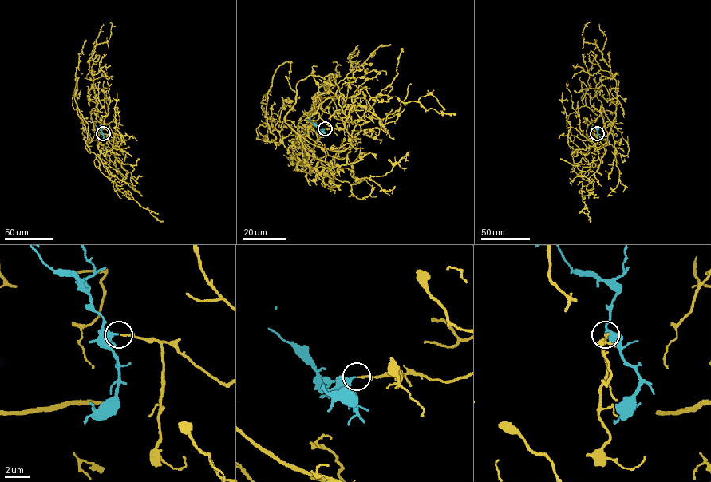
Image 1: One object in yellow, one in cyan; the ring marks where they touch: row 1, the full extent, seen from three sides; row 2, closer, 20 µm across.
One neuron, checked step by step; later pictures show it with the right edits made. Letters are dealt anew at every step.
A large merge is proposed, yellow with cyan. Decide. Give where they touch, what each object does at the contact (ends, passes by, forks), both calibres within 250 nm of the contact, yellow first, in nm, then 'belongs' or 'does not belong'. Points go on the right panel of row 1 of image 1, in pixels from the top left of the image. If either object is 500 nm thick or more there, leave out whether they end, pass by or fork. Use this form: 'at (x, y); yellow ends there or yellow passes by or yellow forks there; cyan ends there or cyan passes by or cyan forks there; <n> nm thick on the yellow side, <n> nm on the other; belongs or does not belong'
at (597, 133); yellow ends there; cyan ends there; 150 nm thick on the yellow side, 320 nm on the other; belongs

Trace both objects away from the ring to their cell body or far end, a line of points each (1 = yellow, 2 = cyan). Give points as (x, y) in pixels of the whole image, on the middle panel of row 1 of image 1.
1: (325, 129), (350, 144), (316, 146), (286, 121), (309, 75), (333, 75), (345, 120), (362, 88), (455, 115)
2: (325, 129), (319, 131), (310, 120), (310, 116)

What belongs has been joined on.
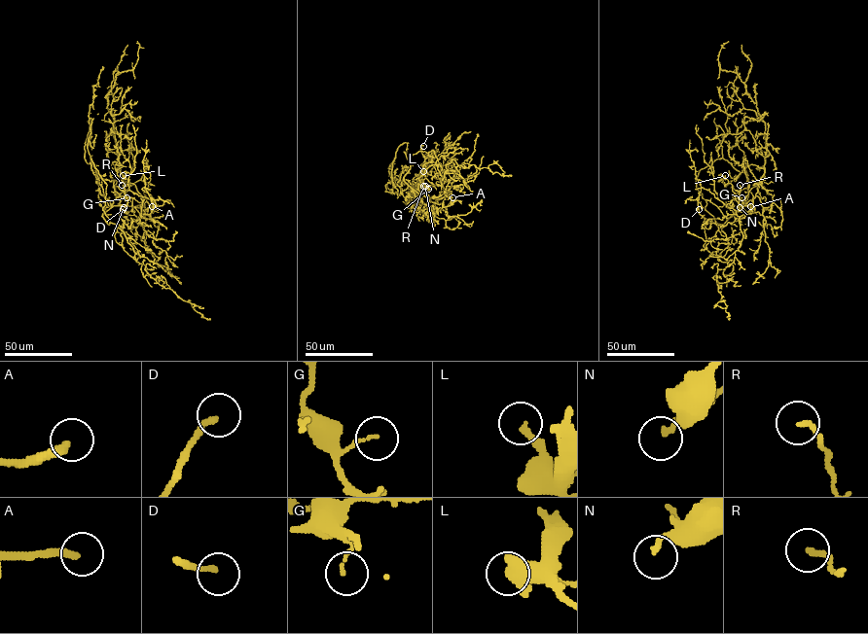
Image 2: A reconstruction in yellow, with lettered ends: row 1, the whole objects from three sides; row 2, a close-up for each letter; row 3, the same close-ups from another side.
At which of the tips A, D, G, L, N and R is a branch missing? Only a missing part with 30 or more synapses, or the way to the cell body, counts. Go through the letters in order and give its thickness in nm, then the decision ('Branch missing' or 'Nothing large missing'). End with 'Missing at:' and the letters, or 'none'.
A: Thickness 260 nm. Branch missing
D: Thickness 180 nm. Branch missing
G: Thickness 90 nm. Nothing large missing
L: Thickness 260 nm. Branch missing
N: Thickness 190 nm. Nothing large missing
R: Thickness 180 nm. Nothing large missing
Missing at: A, D, L

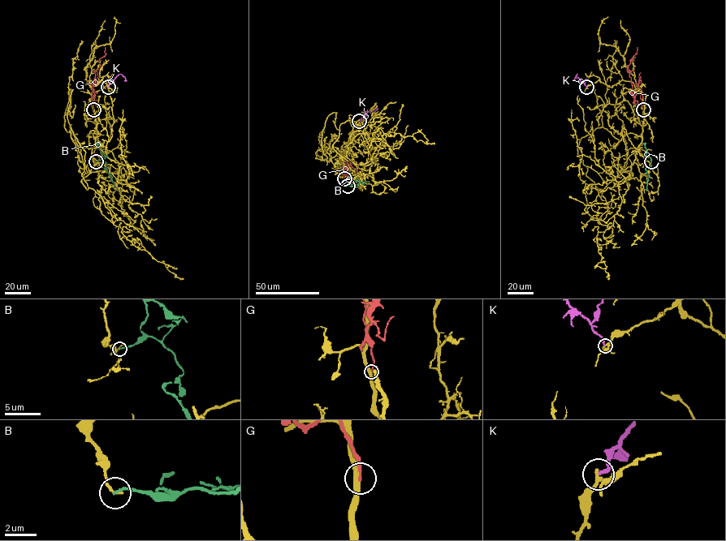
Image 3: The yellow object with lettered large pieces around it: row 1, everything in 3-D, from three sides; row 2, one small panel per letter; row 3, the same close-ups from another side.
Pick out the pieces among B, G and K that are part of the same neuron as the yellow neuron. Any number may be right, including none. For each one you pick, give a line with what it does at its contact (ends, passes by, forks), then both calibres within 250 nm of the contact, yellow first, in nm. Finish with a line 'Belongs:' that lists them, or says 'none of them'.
Belongs: none of them

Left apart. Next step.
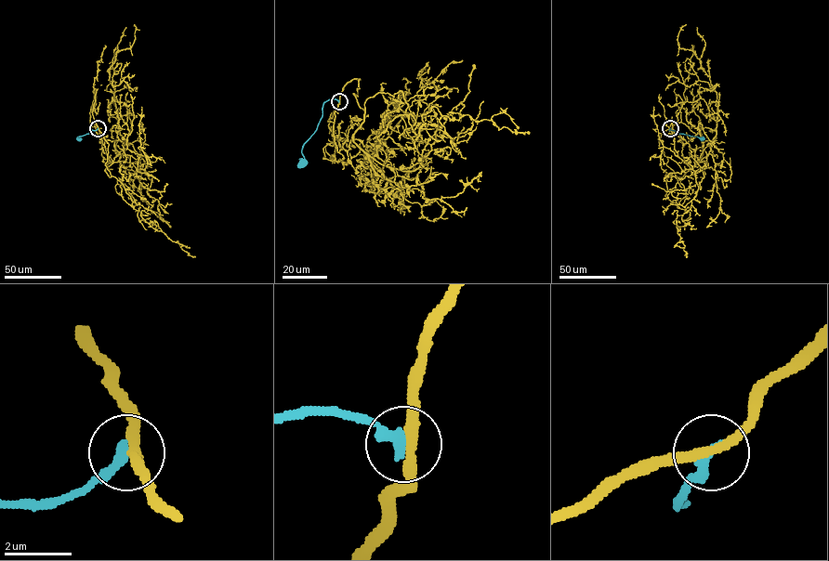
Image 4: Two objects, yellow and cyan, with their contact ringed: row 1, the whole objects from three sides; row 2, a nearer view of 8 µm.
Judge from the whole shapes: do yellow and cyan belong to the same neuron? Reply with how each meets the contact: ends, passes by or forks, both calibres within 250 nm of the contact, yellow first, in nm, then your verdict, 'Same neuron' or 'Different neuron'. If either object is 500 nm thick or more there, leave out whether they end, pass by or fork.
At the ring yellow passes by. At the ring cyan ends. Thickness 300 nm (yellow) against 360 nm. Different neuron

